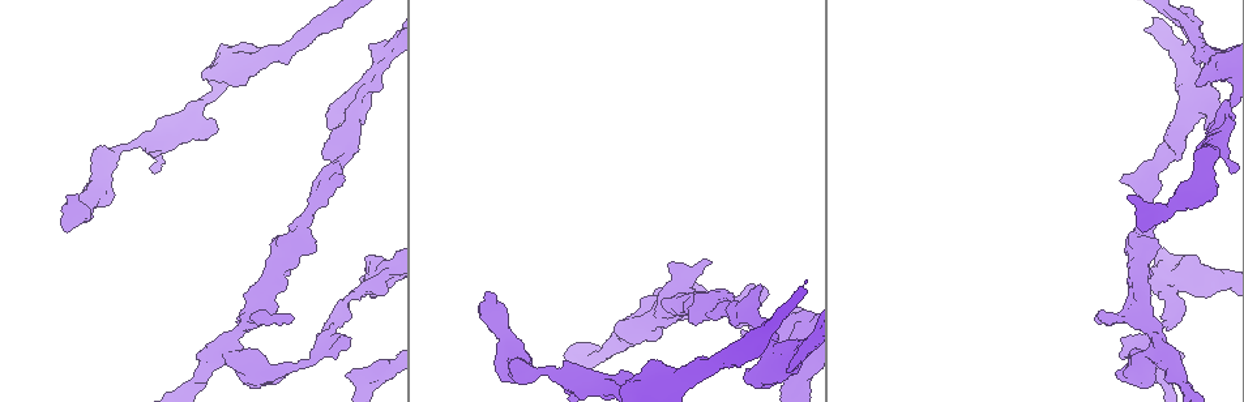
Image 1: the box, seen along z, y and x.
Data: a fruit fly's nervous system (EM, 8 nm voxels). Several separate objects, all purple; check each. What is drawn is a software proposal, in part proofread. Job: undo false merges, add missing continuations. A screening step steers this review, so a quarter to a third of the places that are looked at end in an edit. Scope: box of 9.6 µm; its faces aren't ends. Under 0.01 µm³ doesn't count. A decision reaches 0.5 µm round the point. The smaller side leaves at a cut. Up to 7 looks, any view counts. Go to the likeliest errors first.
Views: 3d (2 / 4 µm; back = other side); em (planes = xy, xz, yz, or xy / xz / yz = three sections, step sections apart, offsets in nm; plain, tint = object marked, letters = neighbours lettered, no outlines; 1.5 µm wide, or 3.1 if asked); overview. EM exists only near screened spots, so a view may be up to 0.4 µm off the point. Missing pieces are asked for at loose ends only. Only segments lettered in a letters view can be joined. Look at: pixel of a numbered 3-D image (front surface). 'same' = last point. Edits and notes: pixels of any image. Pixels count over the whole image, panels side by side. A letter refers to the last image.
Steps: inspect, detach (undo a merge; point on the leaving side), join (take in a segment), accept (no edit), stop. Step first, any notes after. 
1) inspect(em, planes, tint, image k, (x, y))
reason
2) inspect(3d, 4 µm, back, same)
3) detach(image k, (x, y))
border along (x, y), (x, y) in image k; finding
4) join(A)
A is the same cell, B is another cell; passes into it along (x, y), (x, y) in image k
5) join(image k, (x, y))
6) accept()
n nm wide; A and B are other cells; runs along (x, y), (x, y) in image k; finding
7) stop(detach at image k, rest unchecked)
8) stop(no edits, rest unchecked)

inspect(em, planes, letters, image 1, (485, 292))
thick end

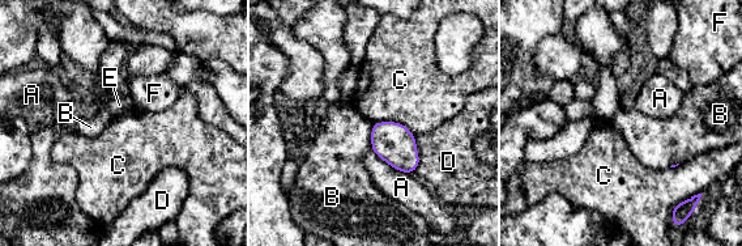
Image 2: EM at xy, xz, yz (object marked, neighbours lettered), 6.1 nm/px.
accept()
A, B, C, D, E and F are other cells; border along (372, 122), (400, 122), (416, 135) in image 2; none of them fits

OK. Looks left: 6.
inspect(em, planes, plain, image 1, (348, 373))
an open end

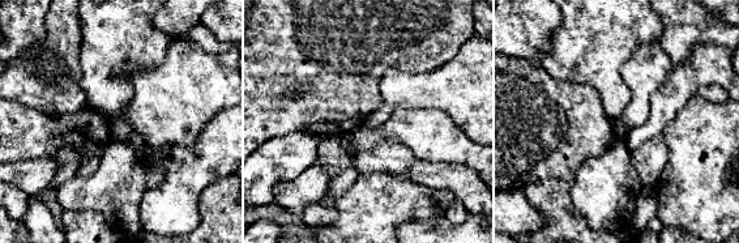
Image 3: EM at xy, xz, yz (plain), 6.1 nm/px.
inspect(em, planes, tint, same)

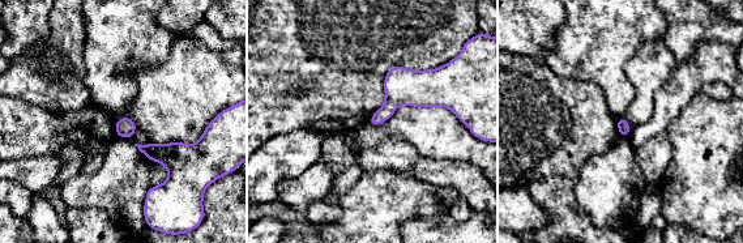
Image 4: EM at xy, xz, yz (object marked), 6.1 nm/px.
inspect(em, planes, letters, same)
what lies round it

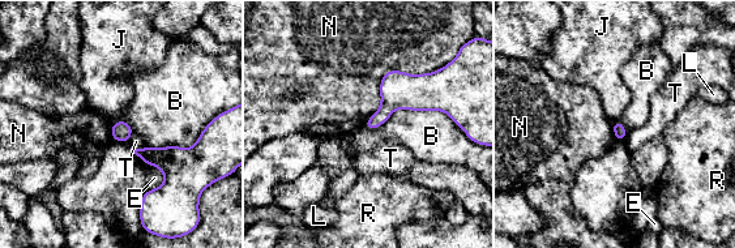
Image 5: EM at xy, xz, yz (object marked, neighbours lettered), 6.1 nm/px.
accept()
B, E, J, L, N, R and T are other cells; border along (457, 124), (397, 108), (363, 127) in image 5; none of them fits

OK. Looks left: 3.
inspect(3d, 4 µm, image 1, (109, 155))
sudden change in width

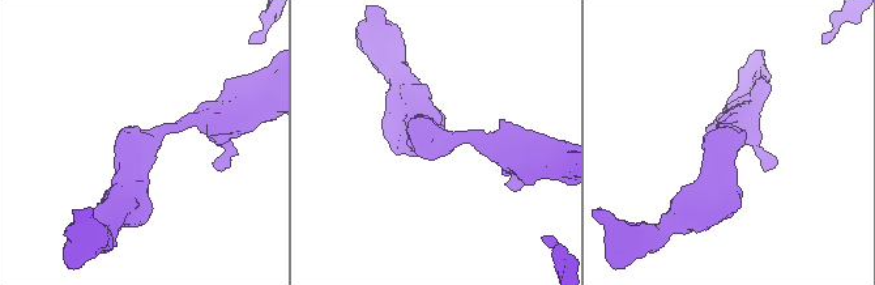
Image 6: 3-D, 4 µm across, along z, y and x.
inspect(em, xy, step 4, letters, image 6, (434, 139))
arms of 190, 480 nm

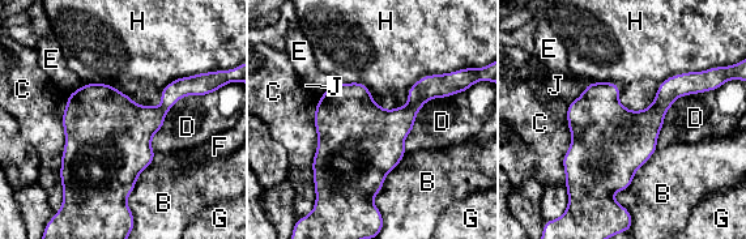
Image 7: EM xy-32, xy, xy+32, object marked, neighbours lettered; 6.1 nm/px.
accept()
C touches over 750 nm; B, C, D, E, F, G, H and J are other cells; border along (657, 149), (613, 195), (631, 229) in image 7; one neuron here

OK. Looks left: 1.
stop(no edits, rest unchecked)

